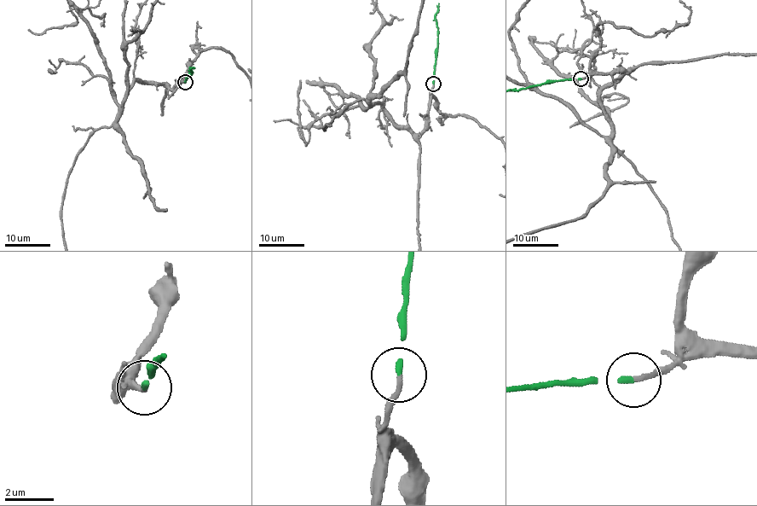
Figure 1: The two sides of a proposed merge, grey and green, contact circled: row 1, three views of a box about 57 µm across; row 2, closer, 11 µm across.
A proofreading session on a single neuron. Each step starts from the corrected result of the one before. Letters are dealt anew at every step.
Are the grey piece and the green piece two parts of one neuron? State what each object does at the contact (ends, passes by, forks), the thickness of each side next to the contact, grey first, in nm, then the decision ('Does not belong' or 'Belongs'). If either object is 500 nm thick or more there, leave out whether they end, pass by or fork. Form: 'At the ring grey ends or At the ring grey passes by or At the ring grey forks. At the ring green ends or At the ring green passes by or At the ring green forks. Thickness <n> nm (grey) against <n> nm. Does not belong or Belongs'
At the ring grey ends. At the ring green ends. Thickness 190 nm (grey) against 200 nm. Belongs

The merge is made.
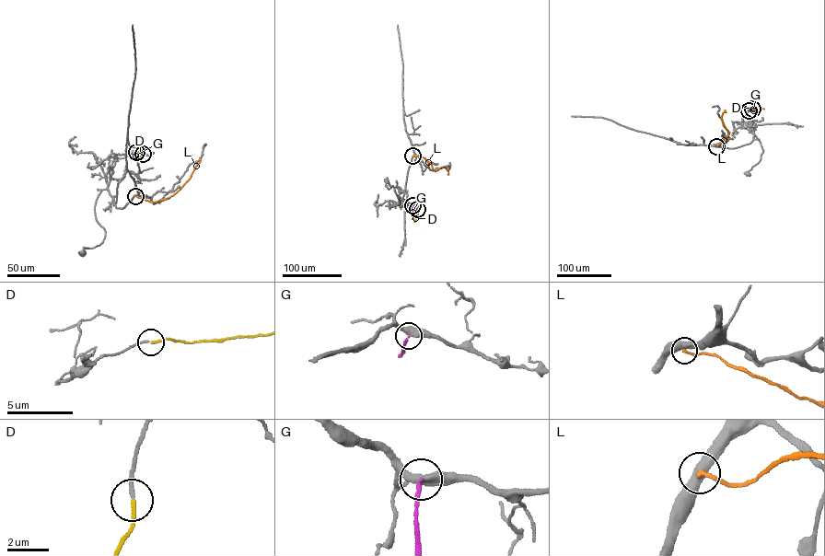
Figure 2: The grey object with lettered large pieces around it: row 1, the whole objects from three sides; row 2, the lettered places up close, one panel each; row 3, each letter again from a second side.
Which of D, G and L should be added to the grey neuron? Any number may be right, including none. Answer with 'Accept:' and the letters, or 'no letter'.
Accept: D

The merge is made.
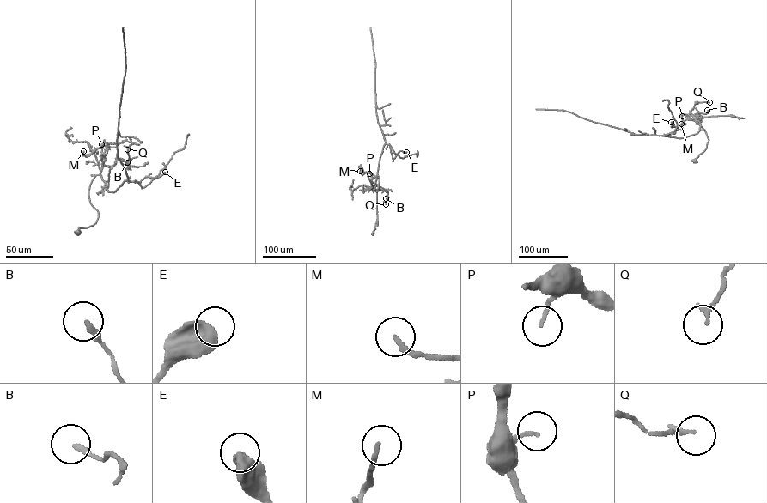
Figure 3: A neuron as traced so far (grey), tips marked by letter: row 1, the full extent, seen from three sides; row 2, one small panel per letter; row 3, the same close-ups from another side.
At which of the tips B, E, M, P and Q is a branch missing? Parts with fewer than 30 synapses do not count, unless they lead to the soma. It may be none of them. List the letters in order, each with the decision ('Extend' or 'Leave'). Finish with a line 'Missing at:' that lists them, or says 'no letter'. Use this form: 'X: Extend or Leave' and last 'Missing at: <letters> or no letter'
B: Leave
E: Leave
M: Leave
P: Leave
Q: Leave
Missing at: no letter

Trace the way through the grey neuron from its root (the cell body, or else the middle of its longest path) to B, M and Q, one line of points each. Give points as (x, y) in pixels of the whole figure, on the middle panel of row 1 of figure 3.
B: (361, 167), (361, 165), (372, 185), (365, 190), (370, 187), (376, 191), (378, 187), (386, 192), (386, 198)
M: (361, 167), (372, 184), (369, 190), (365, 190), (374, 175), (360, 171)
Q: (361, 167), (361, 165), (372, 185), (365, 190), (371, 186), (370, 181), (388, 190), (386, 204)

